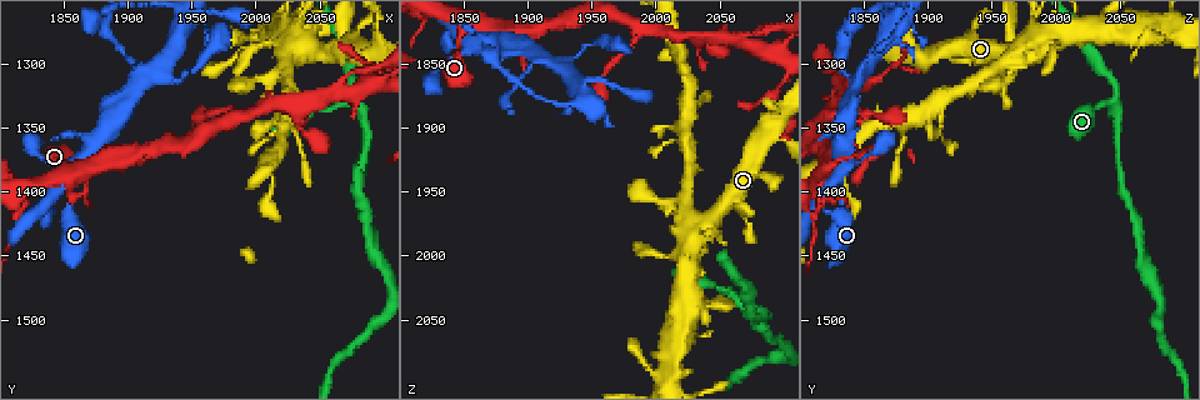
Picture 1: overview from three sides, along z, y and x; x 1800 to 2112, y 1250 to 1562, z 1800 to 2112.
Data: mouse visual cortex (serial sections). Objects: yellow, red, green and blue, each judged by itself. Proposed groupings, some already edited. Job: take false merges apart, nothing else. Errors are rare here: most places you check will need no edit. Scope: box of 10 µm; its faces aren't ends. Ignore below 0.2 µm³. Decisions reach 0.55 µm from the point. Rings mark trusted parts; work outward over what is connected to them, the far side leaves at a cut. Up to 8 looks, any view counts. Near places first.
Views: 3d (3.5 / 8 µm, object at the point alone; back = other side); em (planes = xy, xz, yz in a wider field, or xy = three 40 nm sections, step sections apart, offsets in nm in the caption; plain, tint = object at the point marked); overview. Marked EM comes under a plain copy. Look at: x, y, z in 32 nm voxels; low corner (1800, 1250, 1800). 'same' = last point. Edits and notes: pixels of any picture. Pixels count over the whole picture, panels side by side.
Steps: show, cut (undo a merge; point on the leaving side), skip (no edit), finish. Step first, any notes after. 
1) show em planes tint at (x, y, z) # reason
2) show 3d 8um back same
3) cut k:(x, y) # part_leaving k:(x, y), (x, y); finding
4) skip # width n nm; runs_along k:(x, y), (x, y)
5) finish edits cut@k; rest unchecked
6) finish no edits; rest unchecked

show 3d 3.5um back at (1850, 1390, 1828) # arms part here

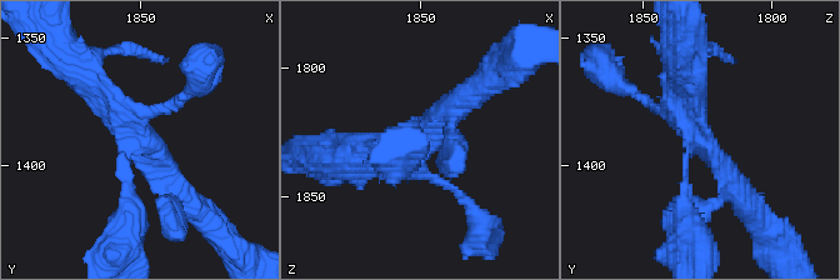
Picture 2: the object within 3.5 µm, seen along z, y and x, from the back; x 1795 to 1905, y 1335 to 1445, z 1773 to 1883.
skip # runs_along 2:(128, 221), (135, 129), (81, 71); all the same cell

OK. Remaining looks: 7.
show 3d 3.5um at (2094, 1304, 1870) # sharp bend

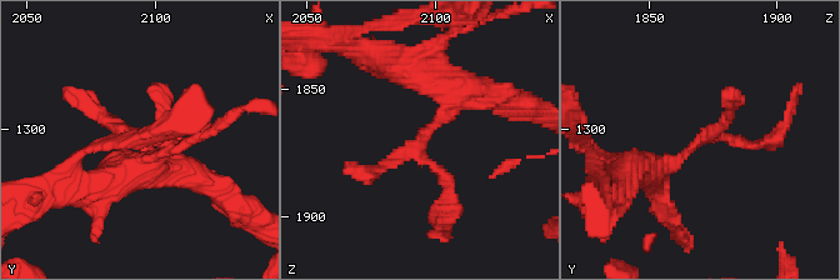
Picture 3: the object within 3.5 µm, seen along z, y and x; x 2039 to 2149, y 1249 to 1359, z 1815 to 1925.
show em xy step 5 tint at (2094, 1303, 1871)

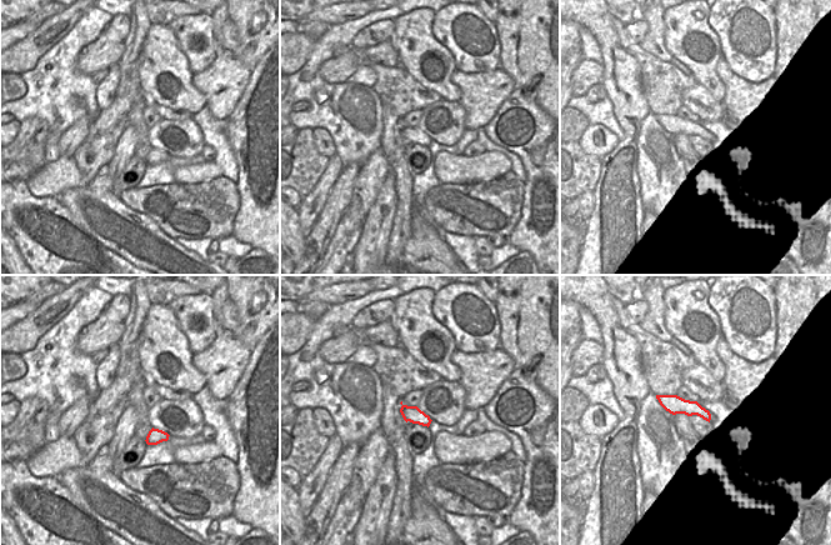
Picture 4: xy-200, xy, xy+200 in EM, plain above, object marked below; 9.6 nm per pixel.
skip # runs_along 3:(640, 169), (673, 164), (710, 134), (765, 141); continuous, no second cell

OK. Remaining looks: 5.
show 3d 8um at (2078, 1330, 2046)

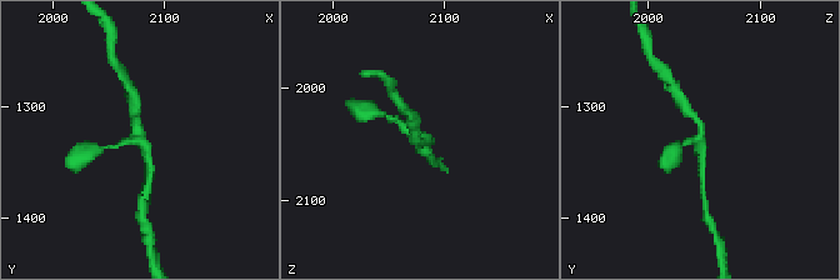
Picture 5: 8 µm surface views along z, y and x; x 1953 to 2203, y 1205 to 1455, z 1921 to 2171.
show 3d 3.5um same # closer look

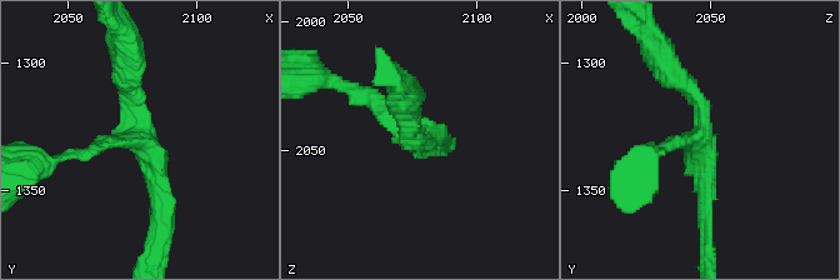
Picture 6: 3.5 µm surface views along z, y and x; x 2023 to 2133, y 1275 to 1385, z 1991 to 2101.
show em xy step 1 tint at (2079, 1331, 2044) # arms 3; arm_widths 150, 200, 250 nm

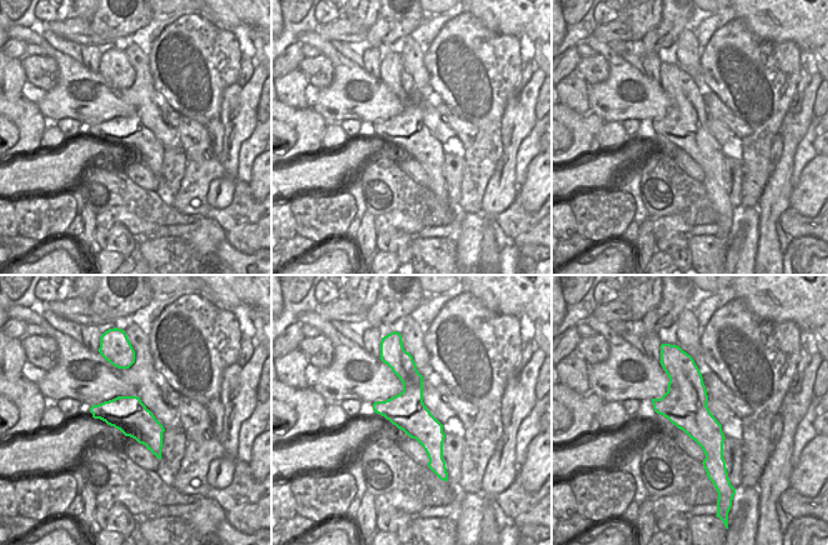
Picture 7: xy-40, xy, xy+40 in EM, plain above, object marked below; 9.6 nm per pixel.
skip # width 360 nm; runs_along 7:(404, 361), (432, 465); all the same cell

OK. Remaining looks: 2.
finish no edits; rest unchecked

